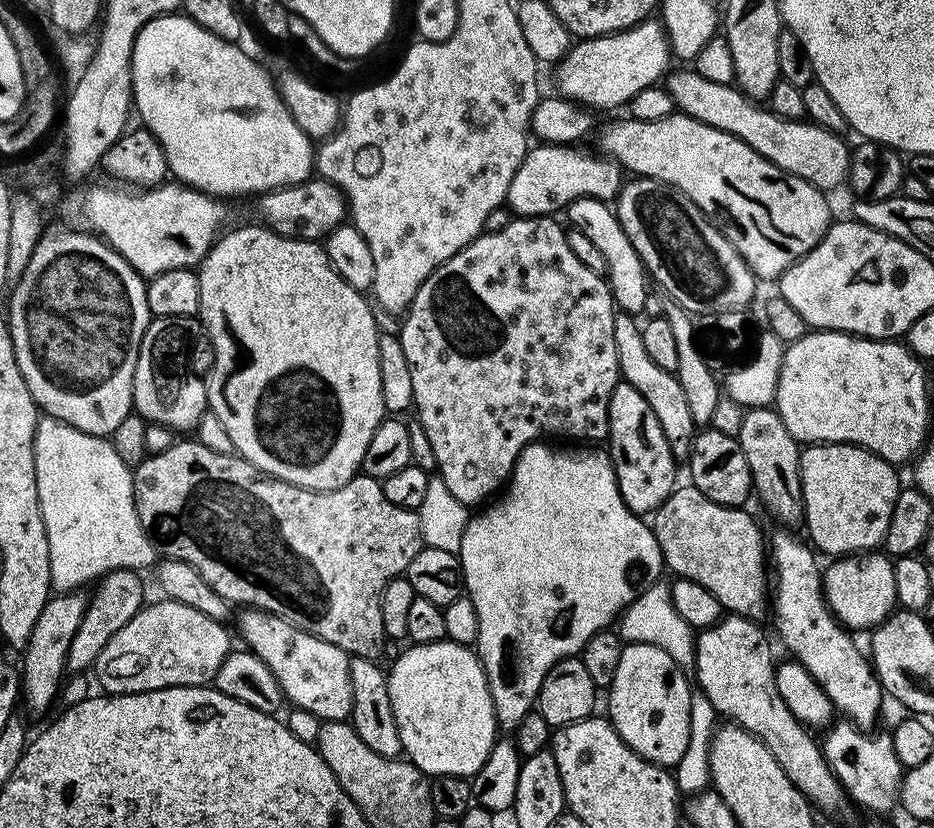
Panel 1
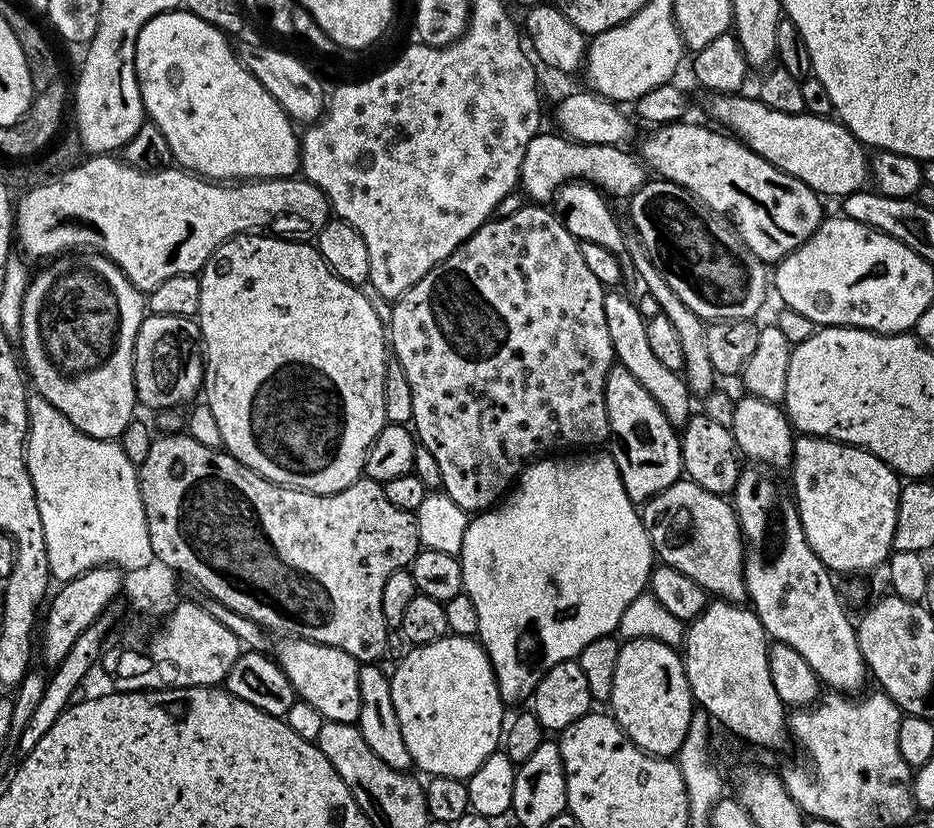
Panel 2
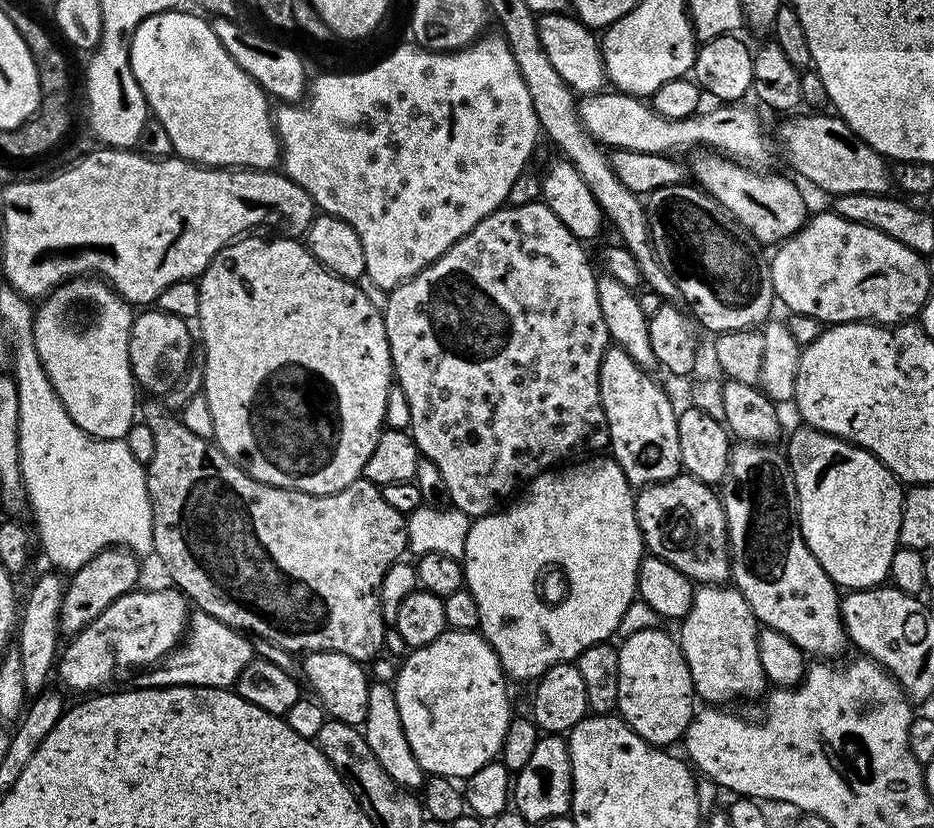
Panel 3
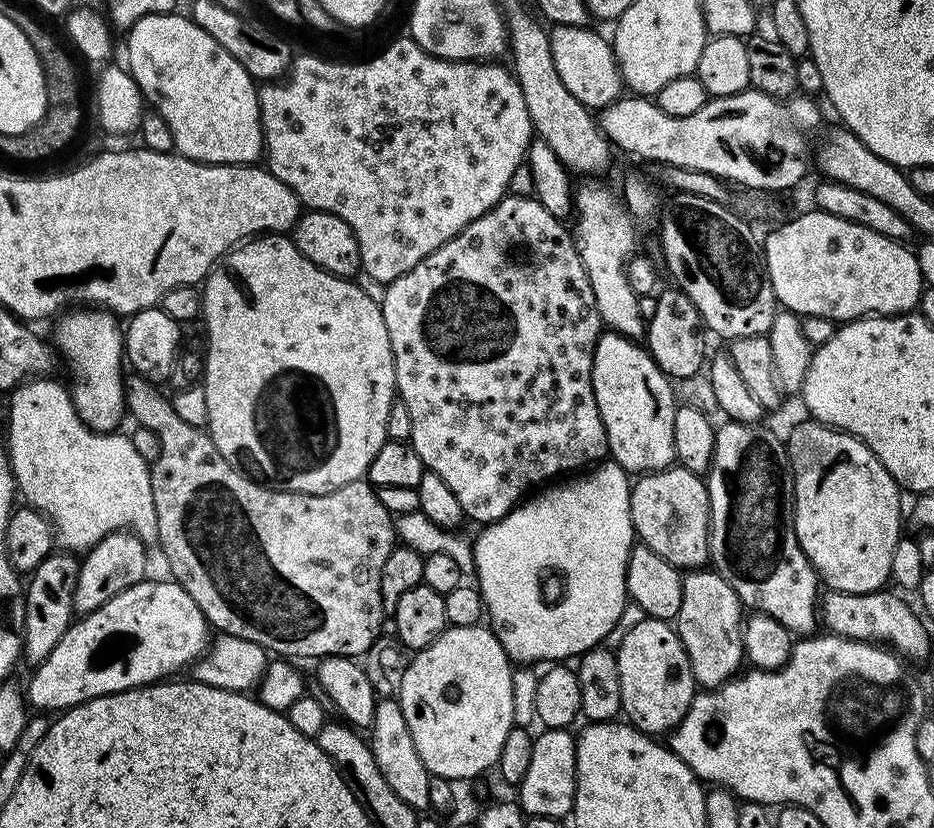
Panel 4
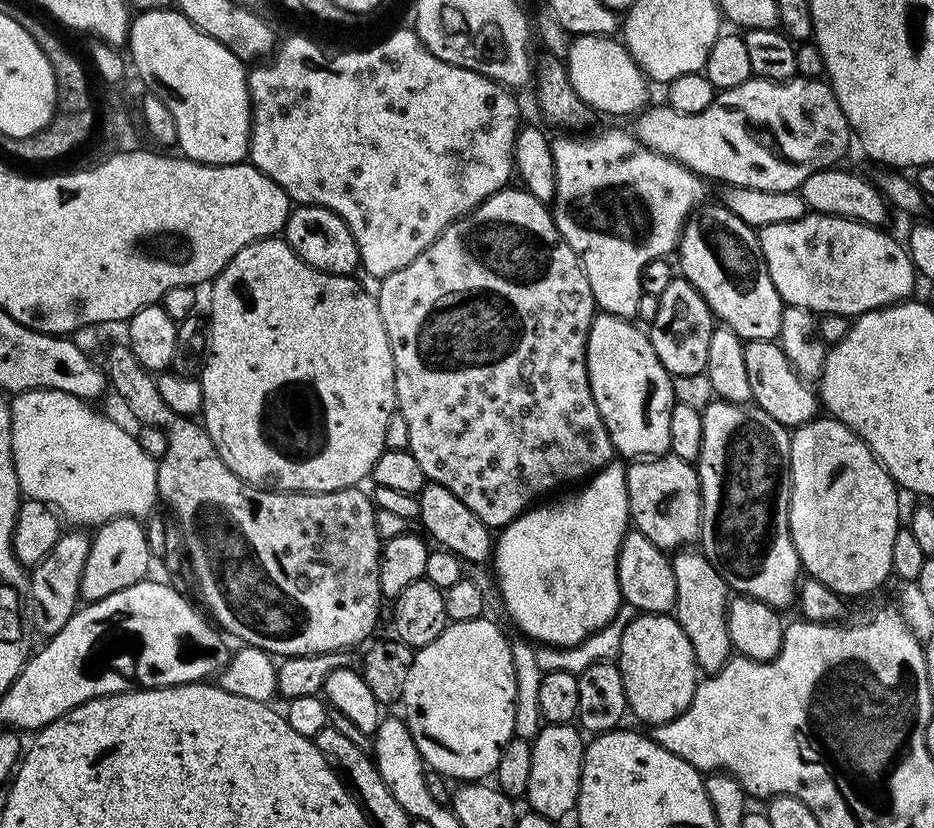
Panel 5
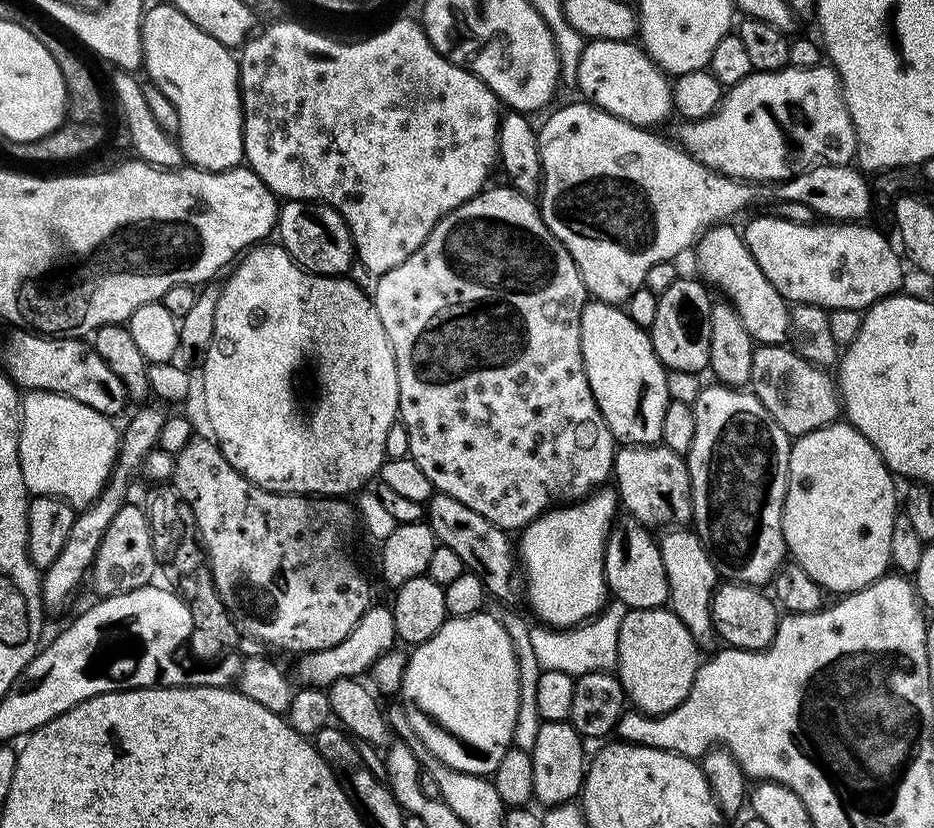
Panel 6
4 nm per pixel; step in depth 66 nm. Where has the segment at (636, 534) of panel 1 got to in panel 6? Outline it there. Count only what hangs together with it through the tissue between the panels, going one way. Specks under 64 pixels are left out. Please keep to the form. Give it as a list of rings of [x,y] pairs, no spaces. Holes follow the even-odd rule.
[[[605,486],[603,488],[597,488],[595,492],[584,497],[583,500],[576,501],[575,504],[565,504],[563,506],[557,506],[548,509],[547,512],[543,512],[541,516],[534,522],[522,529],[518,536],[518,560],[522,565],[522,576],[528,579],[528,604],[532,607],[532,612],[537,616],[536,620],[541,625],[547,625],[550,628],[557,629],[572,629],[575,626],[583,624],[585,621],[591,620],[592,617],[599,615],[603,611],[606,604],[610,600],[610,593],[608,590],[608,583],[604,577],[604,551],[606,550],[606,542],[608,541],[608,531],[612,529],[614,521],[617,519],[618,513],[618,497],[611,487]]]

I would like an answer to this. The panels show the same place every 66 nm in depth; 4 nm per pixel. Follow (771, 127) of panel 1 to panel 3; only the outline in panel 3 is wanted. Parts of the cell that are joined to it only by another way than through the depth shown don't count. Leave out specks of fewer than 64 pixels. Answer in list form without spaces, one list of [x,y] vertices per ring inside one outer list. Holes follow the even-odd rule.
[[[792,114],[781,119],[784,121],[780,124],[778,144],[782,149],[782,156],[788,159],[789,166],[797,172],[795,175],[801,181],[809,180],[814,187],[829,192],[829,197],[832,198],[846,194],[882,196],[893,187],[890,168],[885,157],[874,151],[862,138],[858,138],[858,134],[850,130],[846,121],[835,114],[800,115]]]

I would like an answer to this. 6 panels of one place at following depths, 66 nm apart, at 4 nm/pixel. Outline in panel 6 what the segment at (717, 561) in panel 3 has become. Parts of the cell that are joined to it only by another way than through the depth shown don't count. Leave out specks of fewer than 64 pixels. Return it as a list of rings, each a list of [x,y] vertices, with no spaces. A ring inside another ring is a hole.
[[[624,446],[616,453],[612,464],[614,491],[631,519],[643,524],[649,530],[668,530],[673,526],[684,526],[692,518],[692,491],[690,490],[690,474],[685,457],[674,454],[674,450],[663,446]]]

